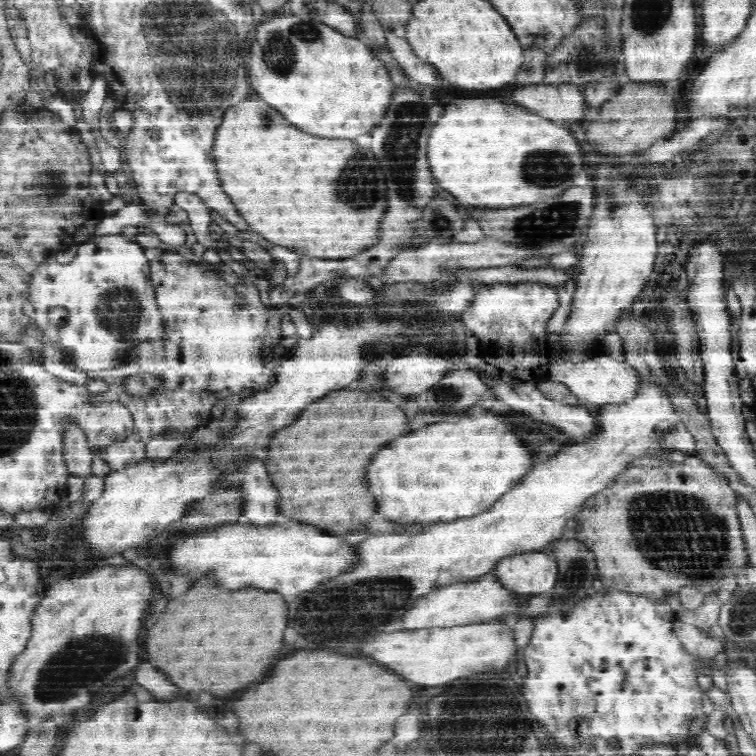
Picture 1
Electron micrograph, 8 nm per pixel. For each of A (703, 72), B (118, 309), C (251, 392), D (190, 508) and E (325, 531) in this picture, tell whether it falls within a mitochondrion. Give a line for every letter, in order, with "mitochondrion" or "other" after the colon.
A: other
B: mitochondrion
C: other
D: other
E: other

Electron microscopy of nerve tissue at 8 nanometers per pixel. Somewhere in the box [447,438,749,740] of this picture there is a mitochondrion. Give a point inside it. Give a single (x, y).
(699, 549)

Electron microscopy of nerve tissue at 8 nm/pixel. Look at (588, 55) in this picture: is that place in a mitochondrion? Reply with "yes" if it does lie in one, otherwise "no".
yes

